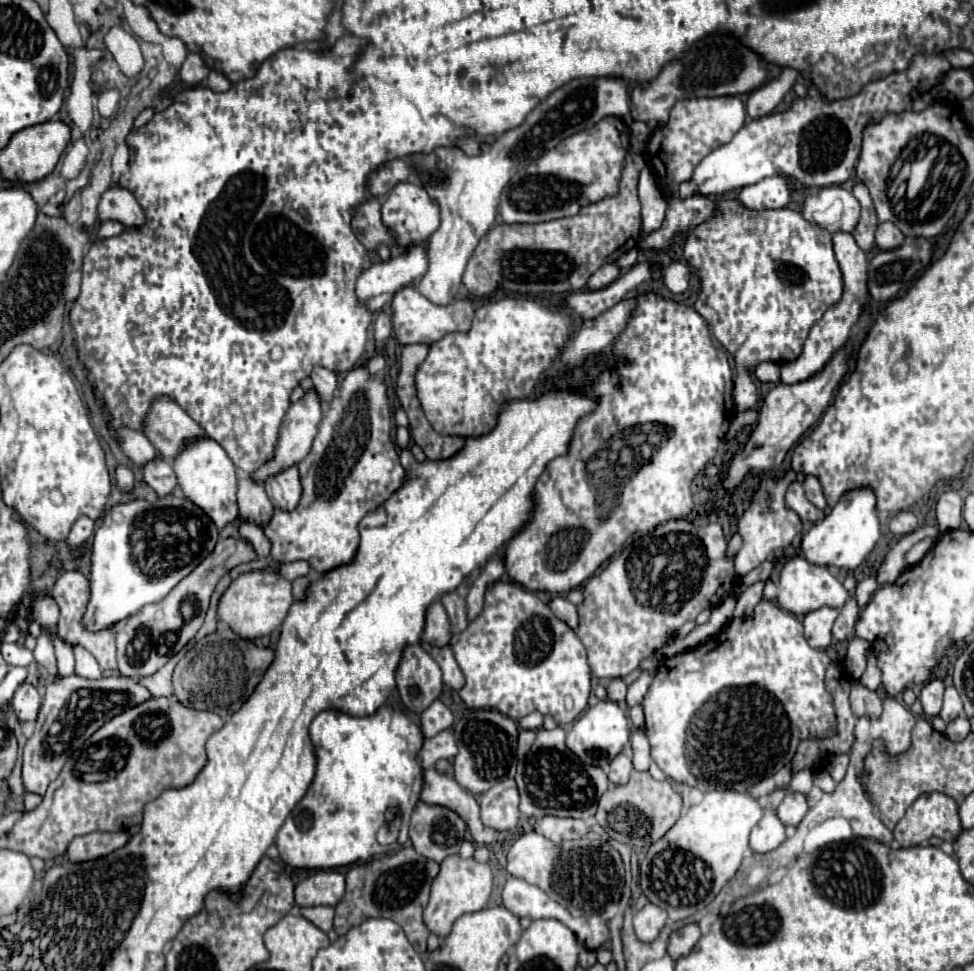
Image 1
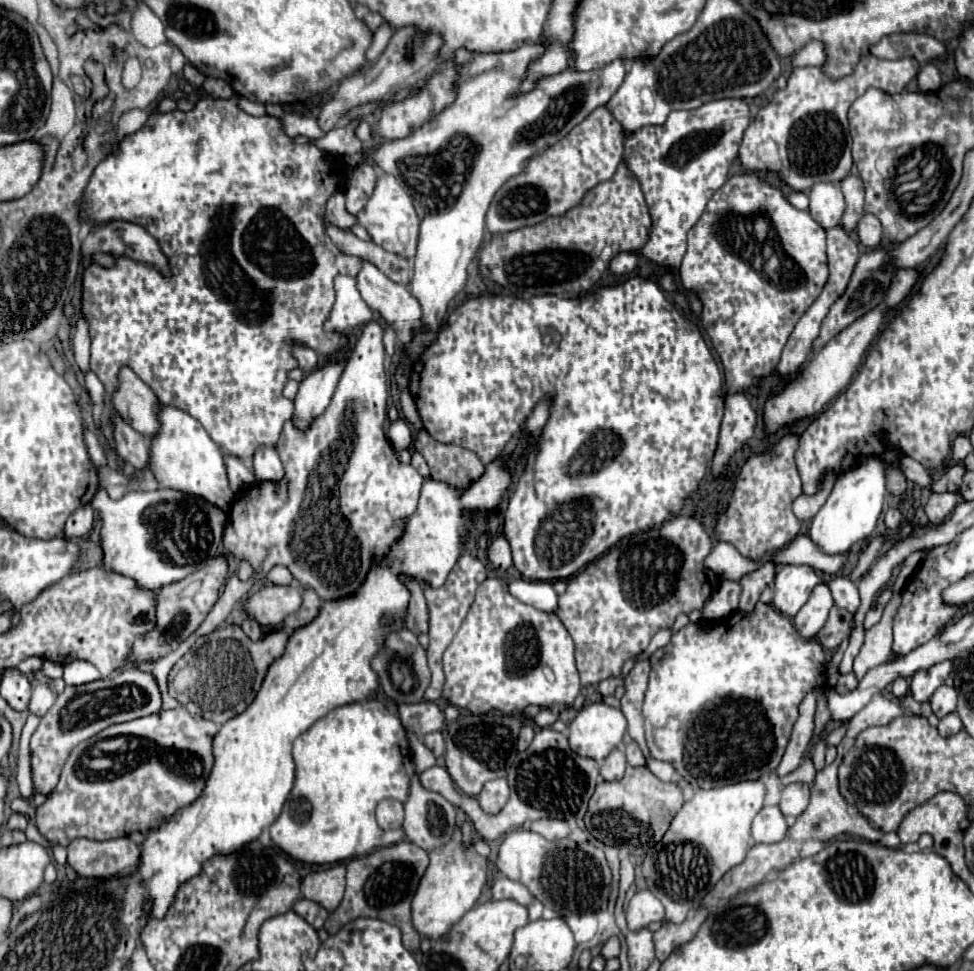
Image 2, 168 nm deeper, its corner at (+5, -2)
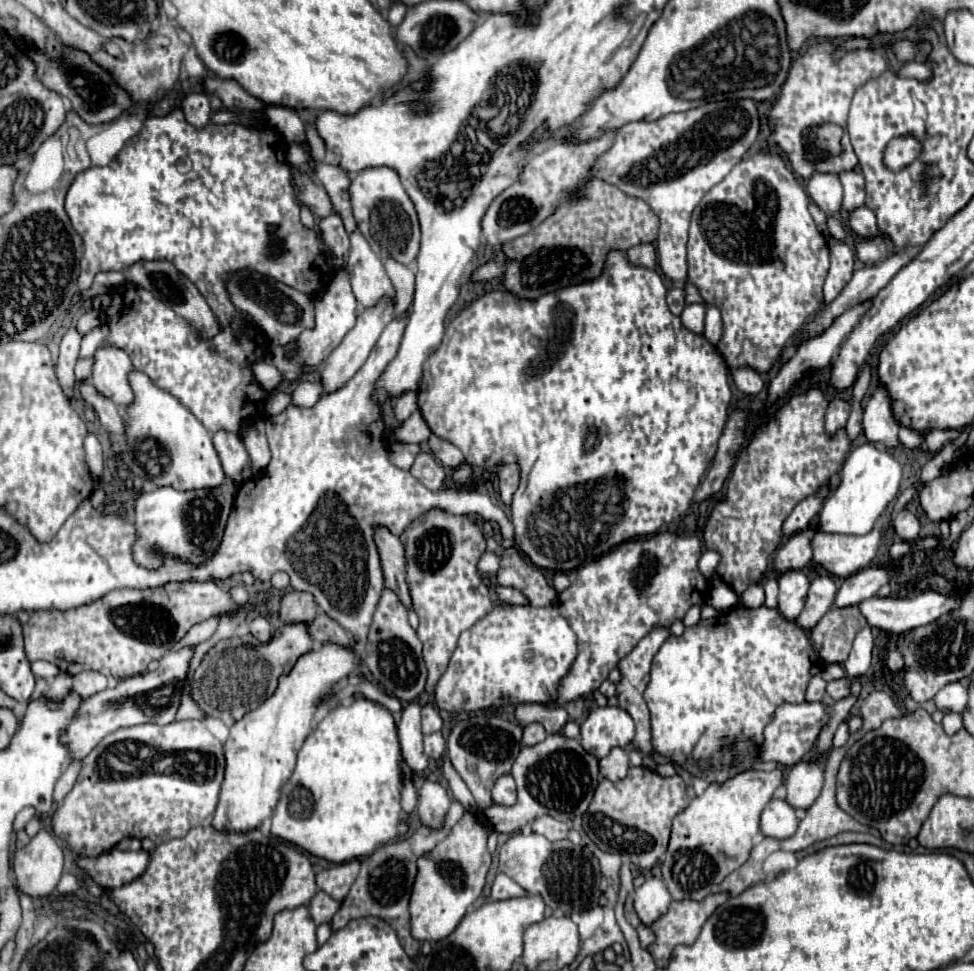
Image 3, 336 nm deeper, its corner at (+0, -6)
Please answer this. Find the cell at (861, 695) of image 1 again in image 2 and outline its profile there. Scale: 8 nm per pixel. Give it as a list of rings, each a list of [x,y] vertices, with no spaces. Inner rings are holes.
[[[851,672],[851,674],[843,674],[843,676],[839,676],[837,686],[835,686],[835,690],[837,690],[839,694],[851,692],[853,688],[857,688],[857,678],[855,678],[855,674],[853,674],[853,672]]]

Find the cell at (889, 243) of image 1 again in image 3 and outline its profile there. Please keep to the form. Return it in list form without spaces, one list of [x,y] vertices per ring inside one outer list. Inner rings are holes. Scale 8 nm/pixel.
[[[866,206],[850,212],[850,228],[860,236],[860,238],[876,238],[880,234],[878,224],[876,224],[876,216],[872,210],[868,210]]]

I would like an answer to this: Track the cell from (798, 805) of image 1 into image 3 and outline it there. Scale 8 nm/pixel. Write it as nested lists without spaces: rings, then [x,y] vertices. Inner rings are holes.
[[[798,762],[792,766],[786,778],[786,790],[788,790],[788,804],[792,808],[810,808],[814,800],[818,798],[818,792],[822,790],[822,768],[818,762]]]

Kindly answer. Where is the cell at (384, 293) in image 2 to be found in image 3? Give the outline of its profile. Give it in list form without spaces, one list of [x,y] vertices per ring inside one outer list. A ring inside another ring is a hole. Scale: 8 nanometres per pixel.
[[[356,230],[350,234],[350,254],[346,258],[346,272],[350,274],[352,292],[356,300],[364,308],[372,308],[382,298],[396,300],[394,286],[380,262],[380,258],[372,252],[370,244],[364,240],[364,236]]]

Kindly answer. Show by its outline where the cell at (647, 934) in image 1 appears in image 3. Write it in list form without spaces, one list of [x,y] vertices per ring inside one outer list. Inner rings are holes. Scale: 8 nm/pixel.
[[[648,878],[636,890],[634,908],[636,908],[636,914],[638,914],[640,922],[646,924],[646,926],[650,926],[652,922],[656,922],[660,916],[664,916],[668,912],[670,902],[672,902],[670,894],[668,894],[666,886],[662,884],[662,880]]]

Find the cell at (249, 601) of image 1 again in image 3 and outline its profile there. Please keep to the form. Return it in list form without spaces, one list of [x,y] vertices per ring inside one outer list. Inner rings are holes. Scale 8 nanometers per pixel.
[[[288,592],[282,596],[280,600],[280,610],[278,610],[278,618],[284,624],[292,624],[292,622],[310,622],[314,620],[318,608],[314,604],[314,598],[308,592]]]

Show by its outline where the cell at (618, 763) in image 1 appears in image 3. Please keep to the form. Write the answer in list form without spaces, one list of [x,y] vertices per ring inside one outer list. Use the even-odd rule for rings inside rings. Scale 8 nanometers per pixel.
[[[612,748],[612,752],[600,760],[600,774],[608,780],[622,780],[628,774],[628,752],[622,748]]]

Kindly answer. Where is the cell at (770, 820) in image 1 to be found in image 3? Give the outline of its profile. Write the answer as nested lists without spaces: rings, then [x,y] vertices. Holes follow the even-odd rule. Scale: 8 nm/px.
[[[770,800],[762,812],[760,818],[760,832],[766,838],[784,840],[794,836],[798,828],[798,818],[794,814],[794,808],[786,804],[786,800]]]

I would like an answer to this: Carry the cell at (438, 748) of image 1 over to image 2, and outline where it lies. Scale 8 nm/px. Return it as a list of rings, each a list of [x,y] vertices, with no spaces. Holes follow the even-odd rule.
[[[431,732],[431,734],[427,734],[427,736],[423,738],[423,744],[425,744],[437,758],[445,752],[445,742],[443,742],[441,732]]]

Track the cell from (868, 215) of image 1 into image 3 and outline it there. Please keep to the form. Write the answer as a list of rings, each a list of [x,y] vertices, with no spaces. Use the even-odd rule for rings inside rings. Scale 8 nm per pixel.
[[[842,172],[840,182],[844,186],[844,204],[842,208],[846,212],[852,212],[860,206],[864,206],[866,190],[864,190],[864,176],[860,172]]]

